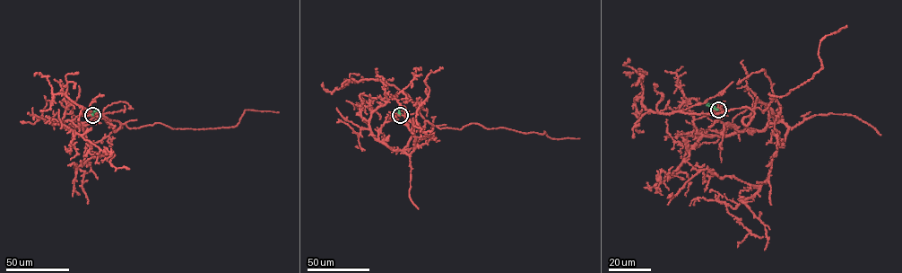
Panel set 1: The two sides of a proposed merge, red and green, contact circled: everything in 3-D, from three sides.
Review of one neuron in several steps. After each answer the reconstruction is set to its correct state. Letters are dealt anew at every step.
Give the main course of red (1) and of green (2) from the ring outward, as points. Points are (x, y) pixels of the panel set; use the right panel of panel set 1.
1: (718, 110), (739, 131), (777, 120), (755, 101), (742, 119), (813, 77), (820, 41), (847, 26)
2: (718, 110), (707, 106), (708, 103)

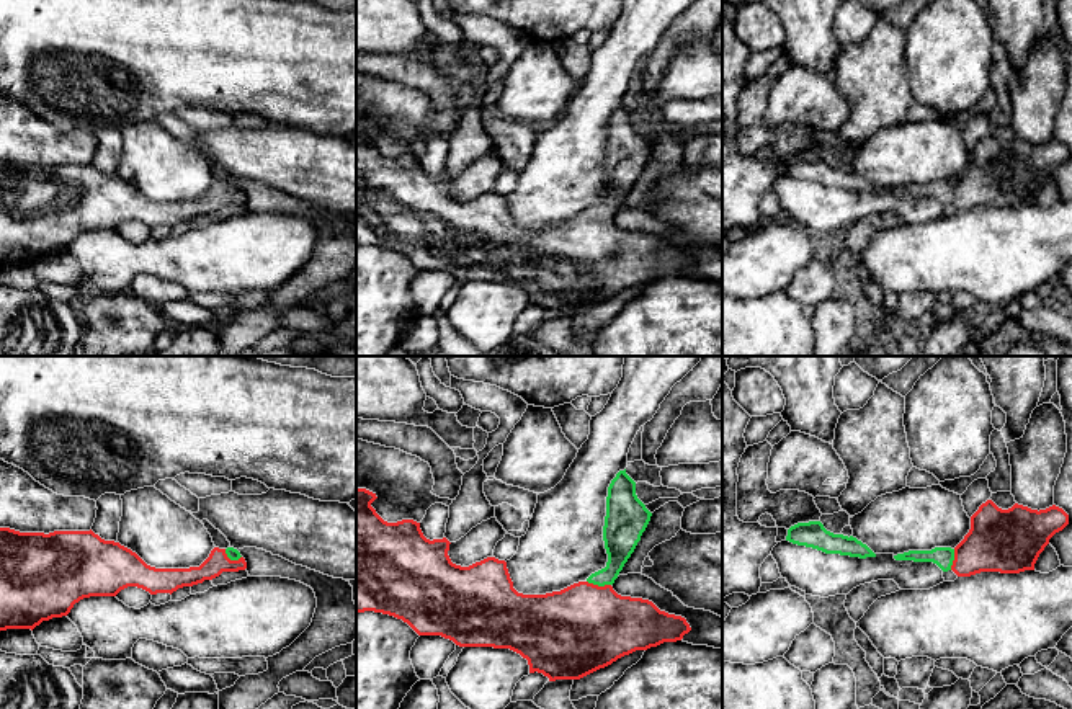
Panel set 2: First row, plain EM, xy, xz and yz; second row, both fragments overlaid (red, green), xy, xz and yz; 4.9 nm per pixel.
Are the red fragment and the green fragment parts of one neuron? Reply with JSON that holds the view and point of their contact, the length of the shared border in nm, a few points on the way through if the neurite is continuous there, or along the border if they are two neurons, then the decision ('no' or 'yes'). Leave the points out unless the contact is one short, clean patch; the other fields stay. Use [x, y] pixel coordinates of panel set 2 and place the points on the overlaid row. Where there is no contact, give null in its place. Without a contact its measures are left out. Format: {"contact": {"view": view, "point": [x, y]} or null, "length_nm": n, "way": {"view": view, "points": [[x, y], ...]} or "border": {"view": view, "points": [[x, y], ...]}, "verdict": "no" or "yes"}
{"contact": {"view": "xz", "point": [597, 585]}, "length_nm": 120, "way": {"view": "xz", "points": [[584, 628], [597, 585], [611, 570], [620, 541]]}, "verdict": "yes"}

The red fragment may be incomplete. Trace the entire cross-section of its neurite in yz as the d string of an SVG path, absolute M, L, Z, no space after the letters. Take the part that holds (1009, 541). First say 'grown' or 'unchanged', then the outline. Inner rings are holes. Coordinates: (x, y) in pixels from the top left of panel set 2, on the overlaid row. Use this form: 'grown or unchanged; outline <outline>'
grown; outline M987 500L971 516L971 529L954 549L909 551L894 559L933 562L958 577L980 572L1020 573L1034 570L1049 539L1067 524L1069 515L1056 505L1038 511L1015 503L1002 510Z

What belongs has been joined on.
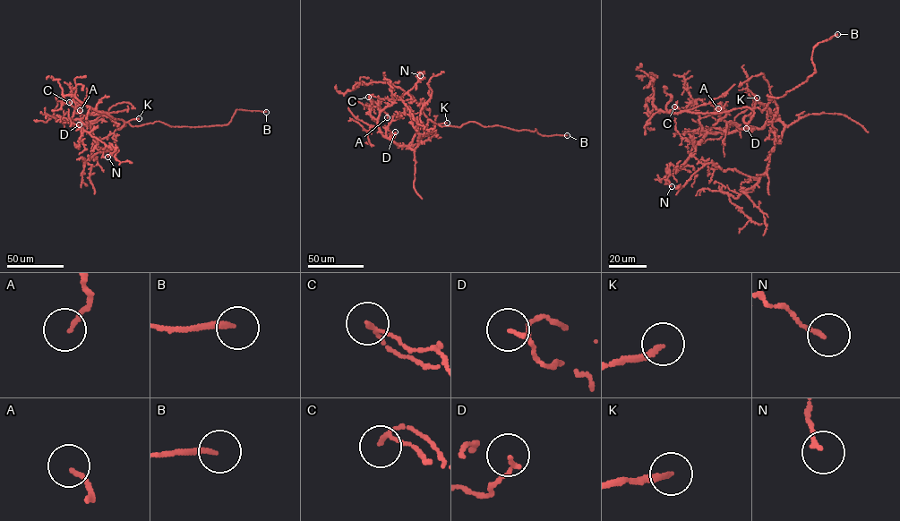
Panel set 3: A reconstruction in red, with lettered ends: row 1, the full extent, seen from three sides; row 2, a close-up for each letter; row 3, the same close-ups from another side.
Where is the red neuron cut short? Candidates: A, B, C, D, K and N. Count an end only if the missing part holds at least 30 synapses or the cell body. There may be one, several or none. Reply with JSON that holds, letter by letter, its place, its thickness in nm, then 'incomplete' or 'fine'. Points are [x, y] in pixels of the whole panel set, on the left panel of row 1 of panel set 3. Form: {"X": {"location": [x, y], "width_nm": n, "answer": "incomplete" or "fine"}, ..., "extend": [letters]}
{"A": {"location": [80, 110], "width_nm": 140, "answer": "fine"}, "B": {"location": [266, 112], "width_nm": 180, "answer": "incomplete"}, "C": {"location": [69, 102], "width_nm": 110, "answer": "fine"}, "D": {"location": [79, 124], "width_nm": 130, "answer": "fine"}, "K": {"location": [139, 118], "width_nm": 190, "answer": "incomplete"}, "N": {"location": [107, 157], "width_nm": 120, "answer": "fine"}, "extend": ["B", "K"]}

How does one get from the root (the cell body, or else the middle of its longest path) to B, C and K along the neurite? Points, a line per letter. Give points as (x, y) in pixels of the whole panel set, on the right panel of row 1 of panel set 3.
B: (747, 123), (753, 108), (766, 108), (771, 100), (767, 94), (783, 97), (815, 72), (813, 47), (837, 34)
C: (747, 123), (743, 117), (755, 102), (774, 116), (761, 128), (712, 133), (704, 131), (697, 112), (674, 106)
K: (747, 123), (753, 115), (757, 98)

